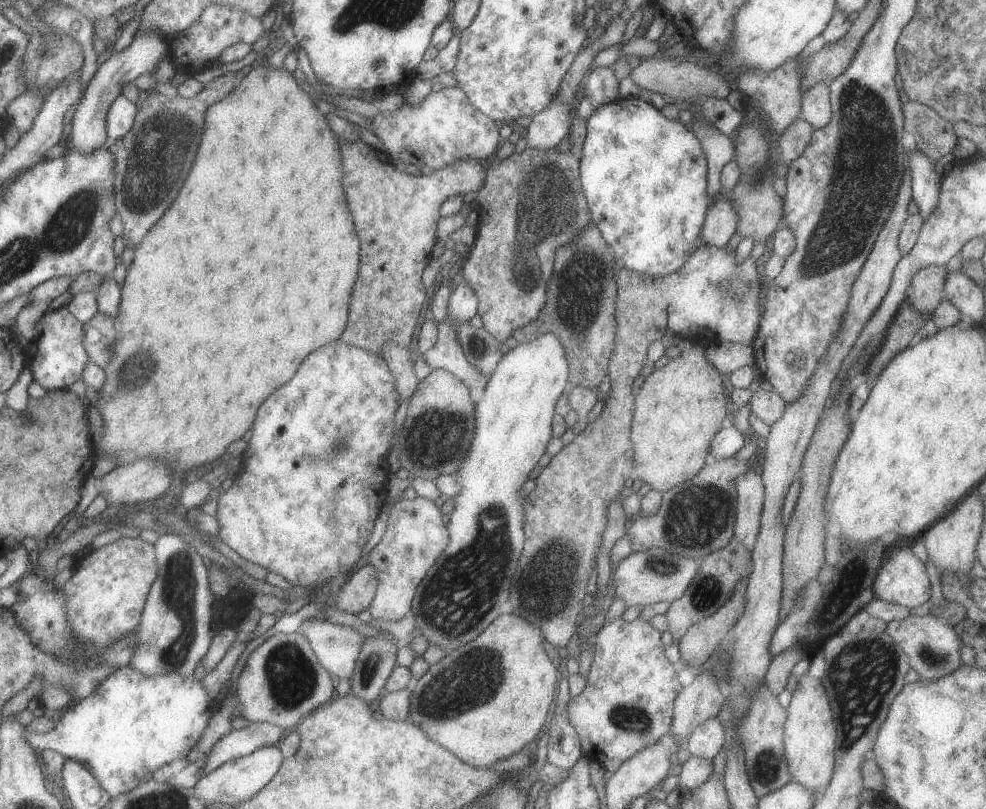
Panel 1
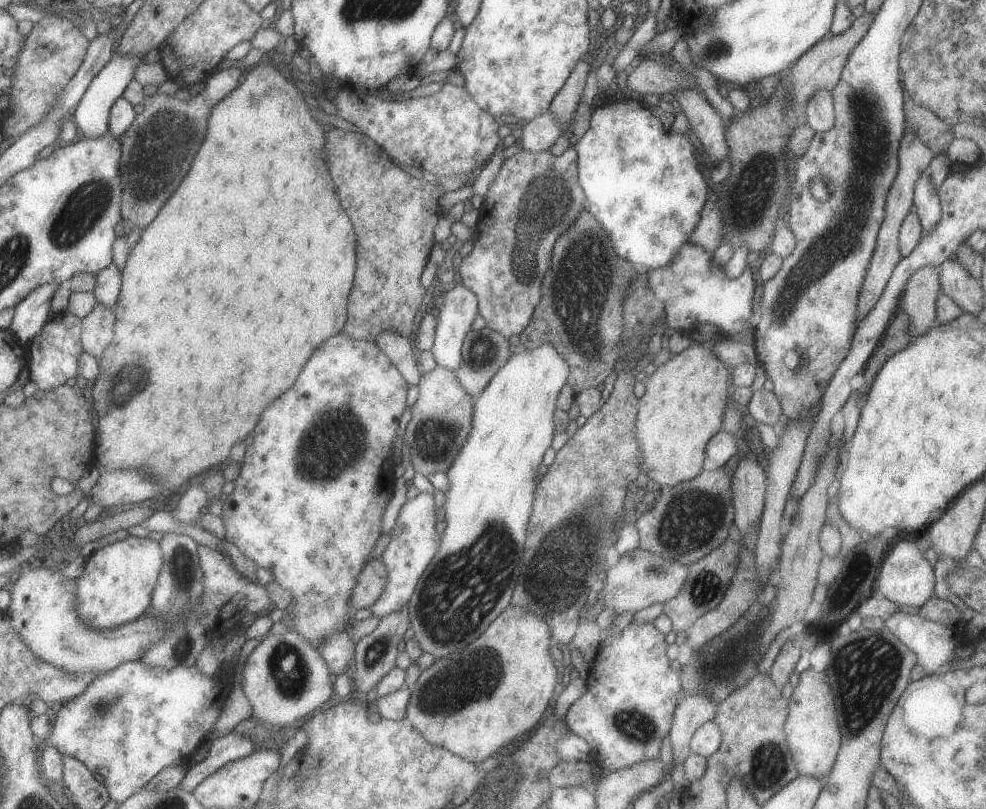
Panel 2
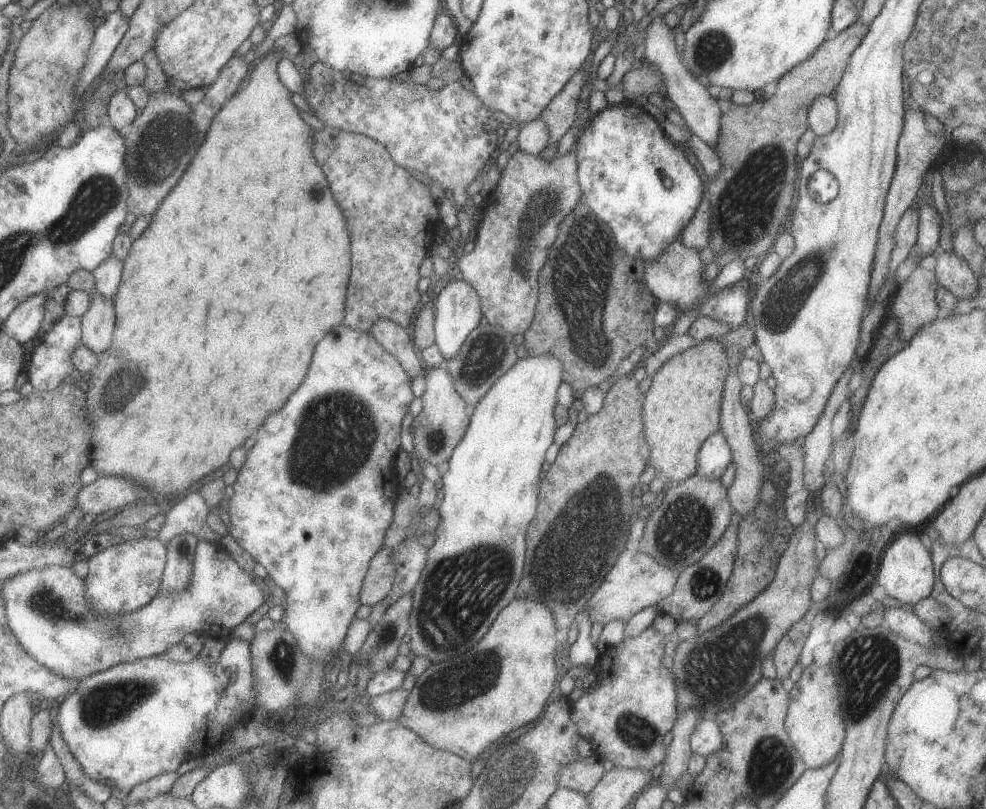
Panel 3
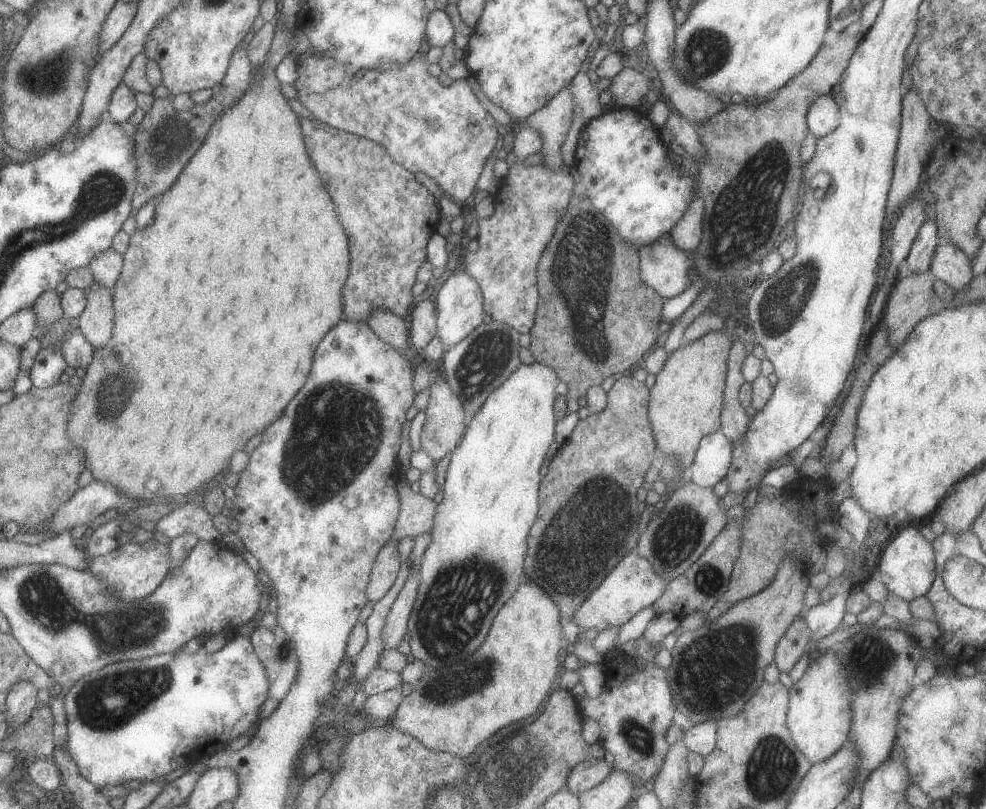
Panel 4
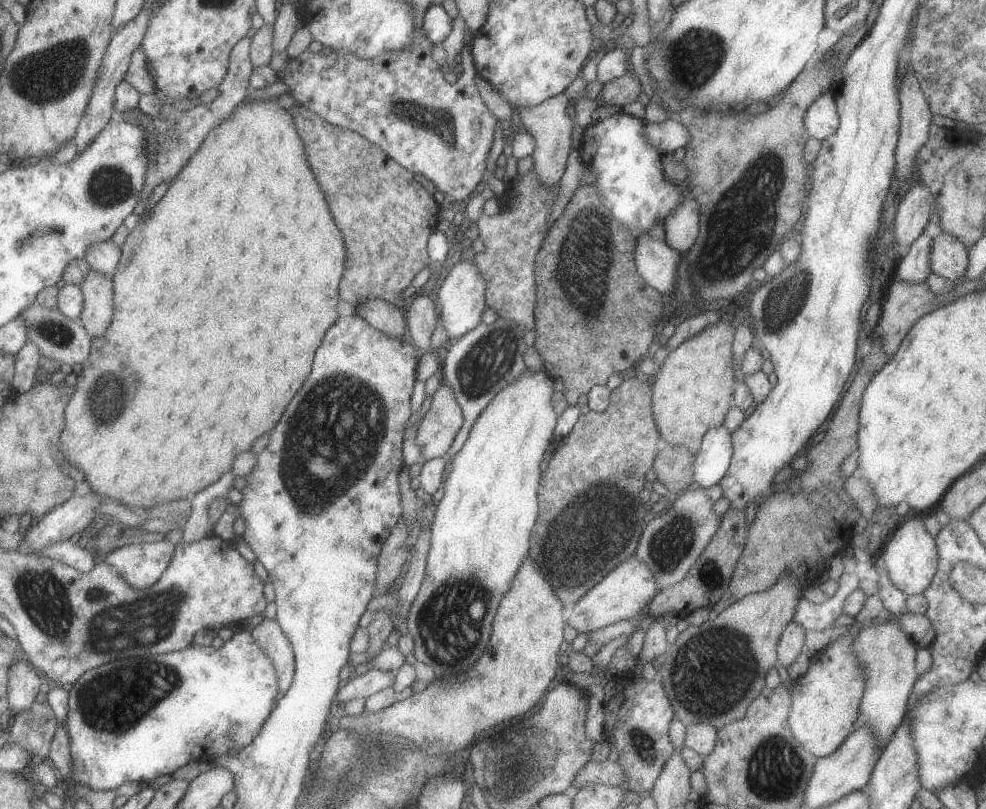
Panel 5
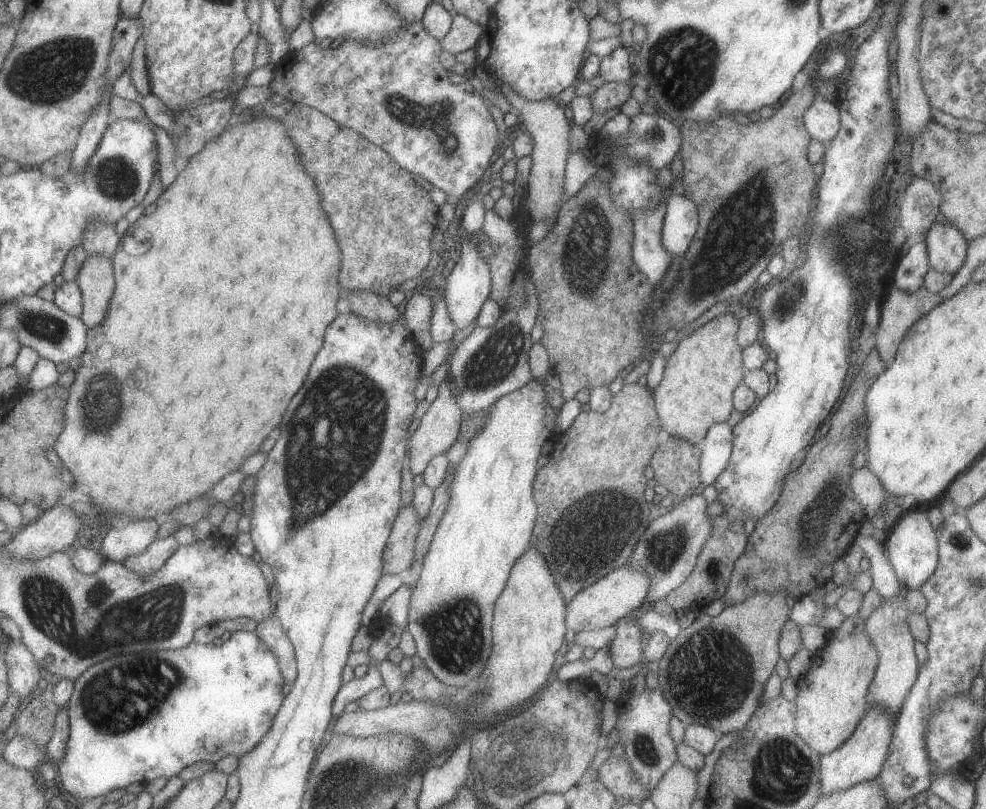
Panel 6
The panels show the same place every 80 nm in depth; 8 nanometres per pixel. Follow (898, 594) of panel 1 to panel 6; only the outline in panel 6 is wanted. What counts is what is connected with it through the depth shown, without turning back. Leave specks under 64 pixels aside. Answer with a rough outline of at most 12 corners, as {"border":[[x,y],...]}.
{"border":[[928,511],[898,515],[888,556],[902,588],[919,589],[938,566]]}

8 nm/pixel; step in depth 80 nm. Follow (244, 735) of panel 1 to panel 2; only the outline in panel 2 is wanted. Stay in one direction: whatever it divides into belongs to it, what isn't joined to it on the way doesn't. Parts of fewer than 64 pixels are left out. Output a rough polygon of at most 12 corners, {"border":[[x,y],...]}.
{"border":[[230,732],[216,738],[208,756],[193,763],[181,786],[194,793],[199,784],[229,762],[258,748]]}

